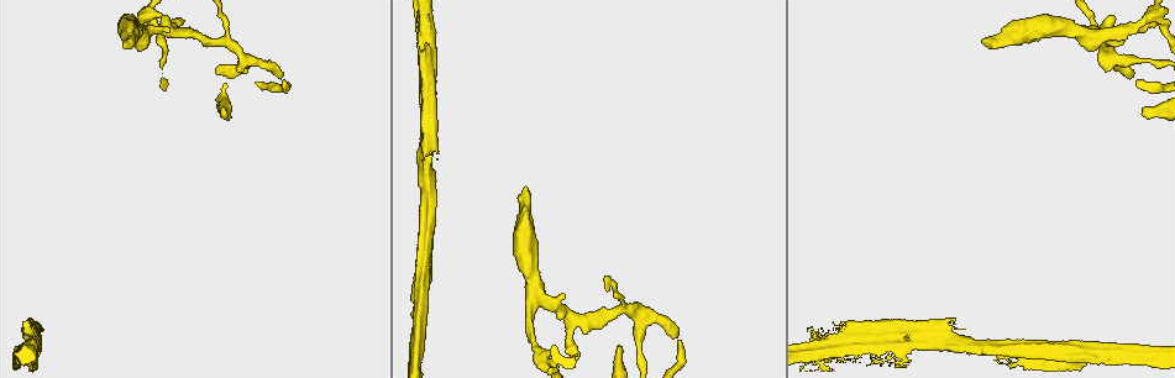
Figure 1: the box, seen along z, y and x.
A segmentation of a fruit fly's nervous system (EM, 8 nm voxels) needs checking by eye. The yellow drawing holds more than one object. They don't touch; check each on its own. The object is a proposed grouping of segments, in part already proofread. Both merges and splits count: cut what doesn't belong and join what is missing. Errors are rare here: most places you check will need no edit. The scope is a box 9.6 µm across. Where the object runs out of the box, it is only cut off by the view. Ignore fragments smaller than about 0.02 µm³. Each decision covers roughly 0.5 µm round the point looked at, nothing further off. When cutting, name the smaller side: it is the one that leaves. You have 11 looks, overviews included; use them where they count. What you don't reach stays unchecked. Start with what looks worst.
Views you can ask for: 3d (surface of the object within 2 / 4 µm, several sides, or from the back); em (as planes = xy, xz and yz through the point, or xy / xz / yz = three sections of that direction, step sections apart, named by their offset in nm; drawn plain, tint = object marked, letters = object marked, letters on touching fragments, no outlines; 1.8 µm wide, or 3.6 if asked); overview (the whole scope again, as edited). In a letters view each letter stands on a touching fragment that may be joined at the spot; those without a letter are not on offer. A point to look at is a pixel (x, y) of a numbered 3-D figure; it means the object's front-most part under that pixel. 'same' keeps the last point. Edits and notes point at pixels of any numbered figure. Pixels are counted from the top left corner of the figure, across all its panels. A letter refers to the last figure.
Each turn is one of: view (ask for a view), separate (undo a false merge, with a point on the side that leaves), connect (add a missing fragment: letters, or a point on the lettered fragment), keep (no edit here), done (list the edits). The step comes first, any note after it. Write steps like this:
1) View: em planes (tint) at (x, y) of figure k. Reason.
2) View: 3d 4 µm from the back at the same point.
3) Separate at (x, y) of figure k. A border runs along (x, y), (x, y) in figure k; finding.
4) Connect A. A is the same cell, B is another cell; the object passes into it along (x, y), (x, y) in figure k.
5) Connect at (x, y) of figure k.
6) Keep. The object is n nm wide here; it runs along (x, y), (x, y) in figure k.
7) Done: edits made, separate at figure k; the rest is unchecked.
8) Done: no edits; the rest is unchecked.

View: em planes (letters) at (865, 339) of figure 1. A fork.

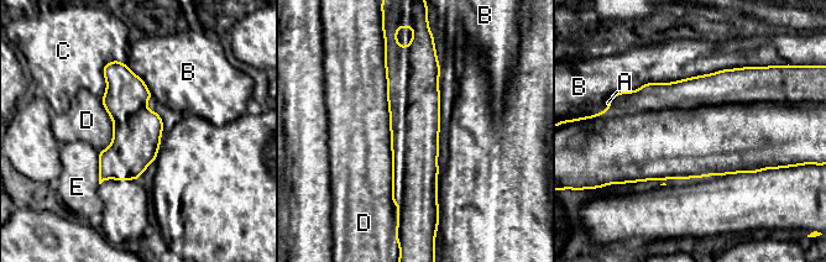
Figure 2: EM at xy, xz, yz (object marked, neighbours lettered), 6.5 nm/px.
Keep. A, B, C, D and E are other cells; it runs along (409, 54), (414, 184), (422, 203) in figure 2; one neuron here.

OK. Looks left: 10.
View: em planes (letters) at (526, 187) of figure 1. An open end.

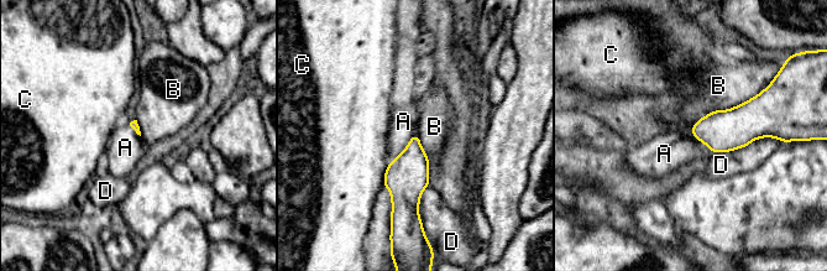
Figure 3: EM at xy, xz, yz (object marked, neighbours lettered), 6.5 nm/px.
Connect at (403, 121) of figure 3. A is the same cell, B, C and D are other cells; the object passes into it along (407, 176), (406, 147), (403, 121) in figure 3; it goes on there.

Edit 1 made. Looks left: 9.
View: overview. See it whole again.

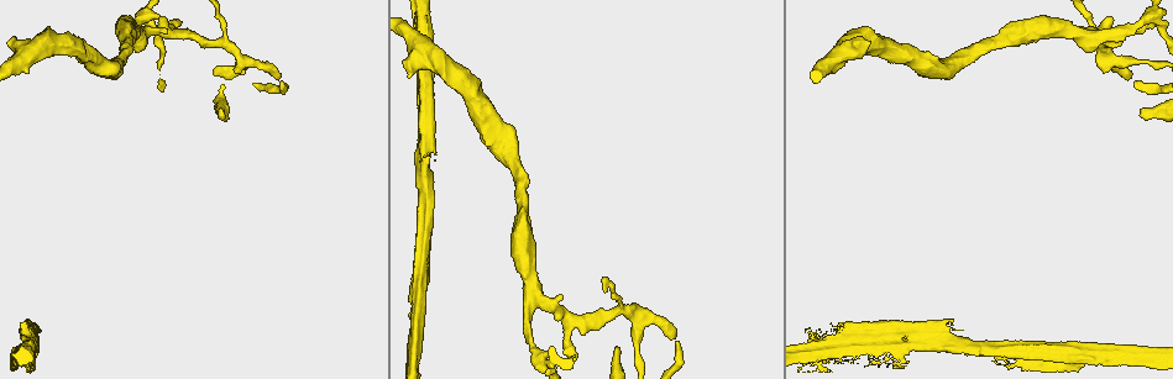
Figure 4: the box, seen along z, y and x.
View: 3d 2 µm at (574, 360) of figure 4. Free end.

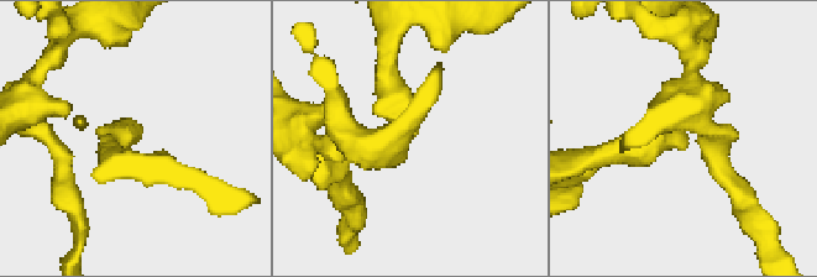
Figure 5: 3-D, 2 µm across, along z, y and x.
View: em xz step 16 (letters) at (131, 145) of figure 5. Need the tissue.

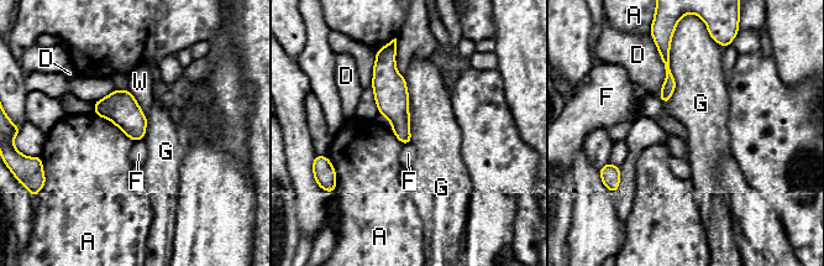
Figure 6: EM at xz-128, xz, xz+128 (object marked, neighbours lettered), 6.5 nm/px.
View: em planes (letters) at the same point.

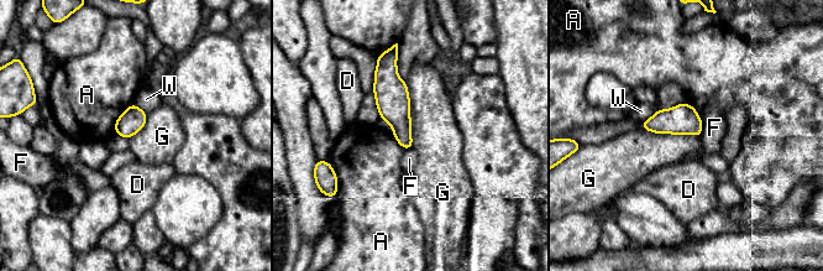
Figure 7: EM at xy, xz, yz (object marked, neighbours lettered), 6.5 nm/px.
Keep. The object is 160 nm wide here; A, D, F, G and W are other cells; a border runs along (405, 81), (413, 147) in figure 7; no lettered fragment goes on from it.

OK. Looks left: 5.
View: em planes (letters) at (279, 74) of figure 4. Branch stops here.

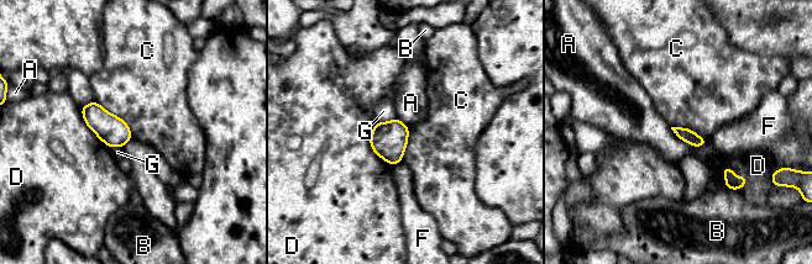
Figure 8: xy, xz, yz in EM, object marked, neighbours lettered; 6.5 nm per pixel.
Keep. A, B, C, D, F and G are other cells; no lettered fragment goes on from it.

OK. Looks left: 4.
Done: edits made, connect at figure 3; the rest is unchecked.

